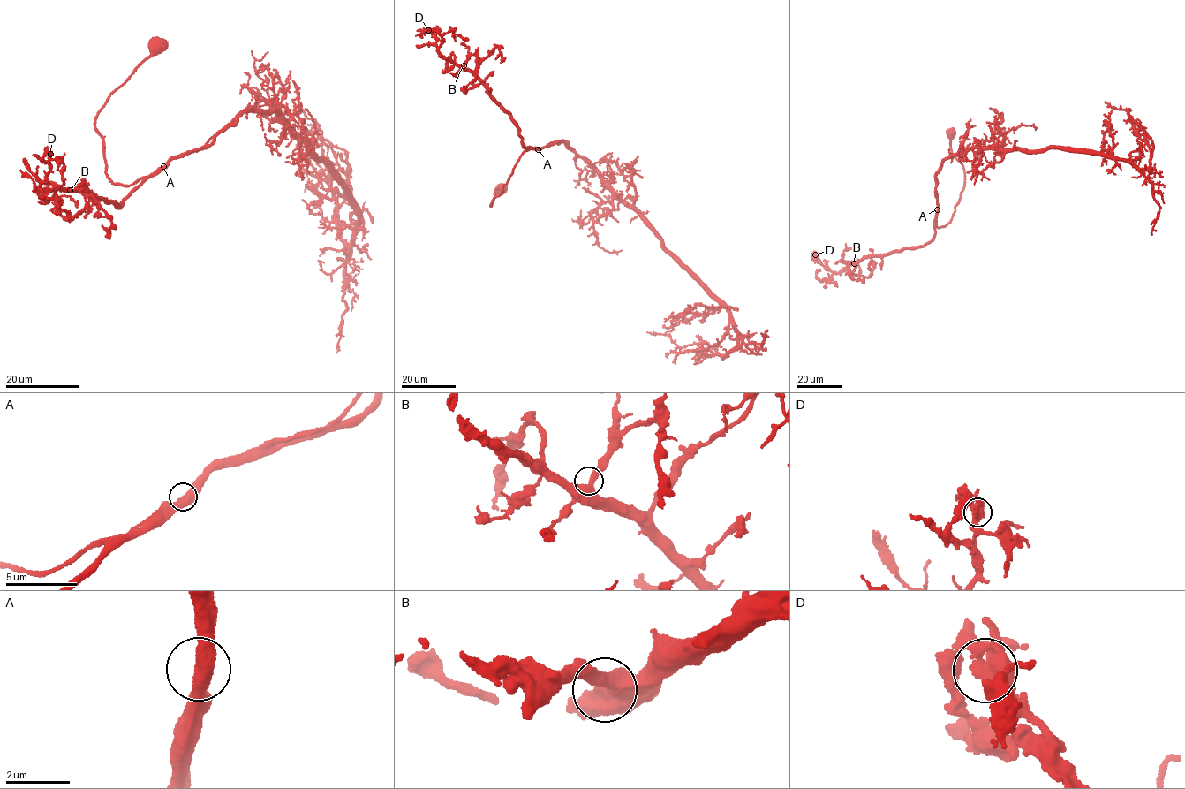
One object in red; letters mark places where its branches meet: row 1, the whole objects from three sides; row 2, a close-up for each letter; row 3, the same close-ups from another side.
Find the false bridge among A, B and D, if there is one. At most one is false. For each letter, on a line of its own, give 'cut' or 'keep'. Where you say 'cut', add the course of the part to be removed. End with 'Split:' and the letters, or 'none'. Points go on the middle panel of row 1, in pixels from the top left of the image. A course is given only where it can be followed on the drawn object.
A: keep
B: keep
D: keep
Split: none

